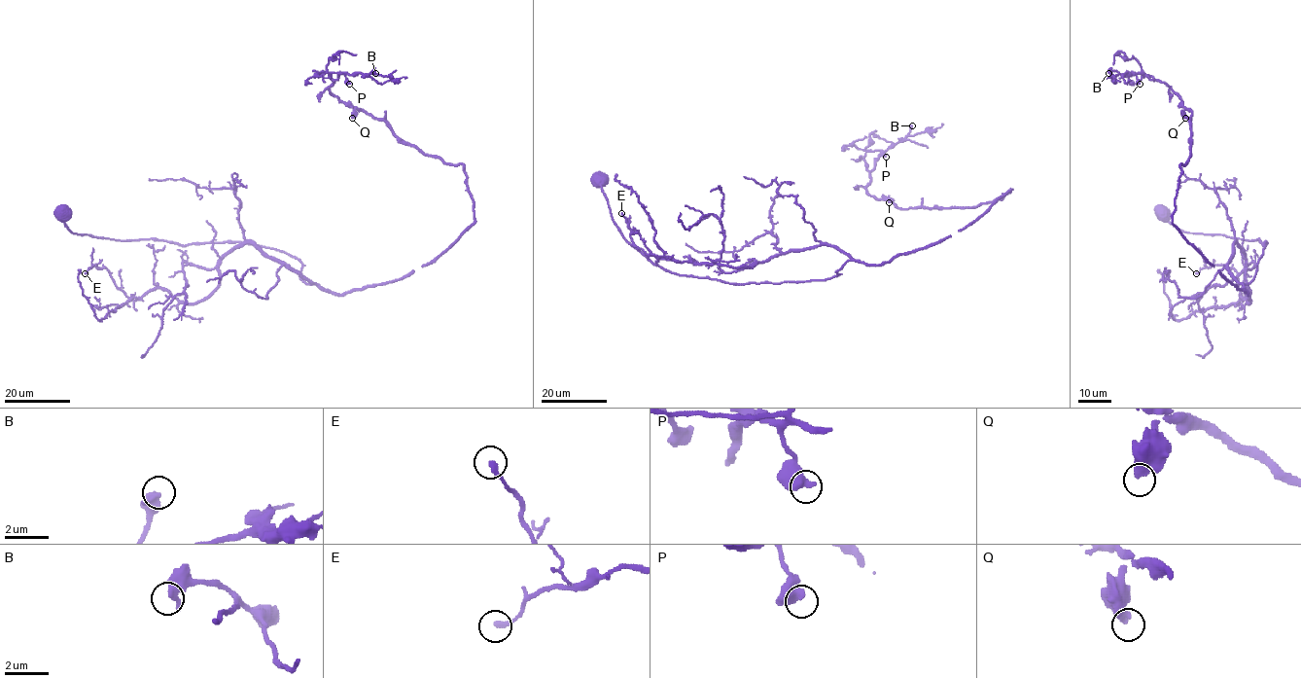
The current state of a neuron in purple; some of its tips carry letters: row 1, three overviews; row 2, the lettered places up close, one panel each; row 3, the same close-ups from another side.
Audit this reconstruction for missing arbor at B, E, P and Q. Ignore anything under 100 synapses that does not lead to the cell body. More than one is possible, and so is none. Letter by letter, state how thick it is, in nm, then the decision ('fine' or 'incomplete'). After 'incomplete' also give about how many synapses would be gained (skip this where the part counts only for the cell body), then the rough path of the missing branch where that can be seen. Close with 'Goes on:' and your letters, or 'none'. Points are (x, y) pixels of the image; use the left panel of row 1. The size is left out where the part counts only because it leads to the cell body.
B: calibre 550 nm; fine
E: calibre 240 nm; fine
P: calibre 380 nm; fine
Q: calibre 480 nm; fine
Goes on: none

